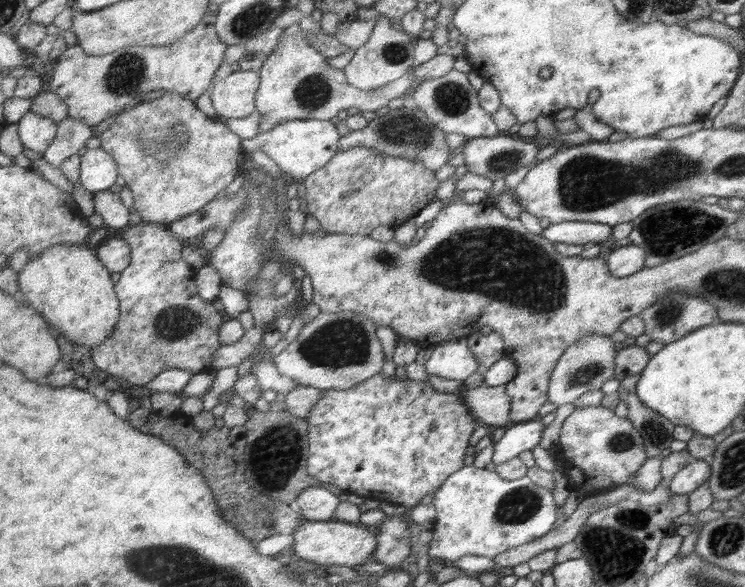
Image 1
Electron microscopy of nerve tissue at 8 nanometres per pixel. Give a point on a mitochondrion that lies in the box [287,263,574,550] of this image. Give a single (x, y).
(341, 343)

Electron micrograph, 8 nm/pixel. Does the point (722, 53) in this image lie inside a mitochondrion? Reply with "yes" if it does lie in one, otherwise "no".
no

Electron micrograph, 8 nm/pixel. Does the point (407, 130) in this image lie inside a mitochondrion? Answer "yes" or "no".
yes

